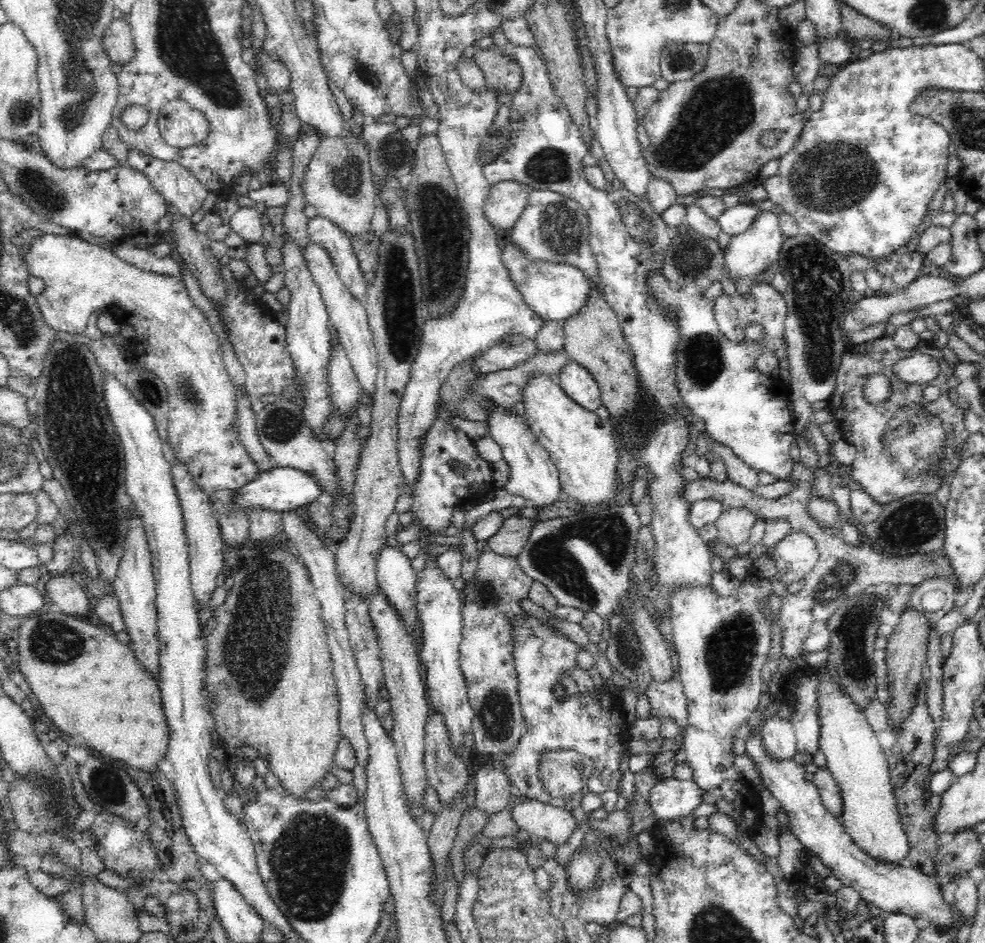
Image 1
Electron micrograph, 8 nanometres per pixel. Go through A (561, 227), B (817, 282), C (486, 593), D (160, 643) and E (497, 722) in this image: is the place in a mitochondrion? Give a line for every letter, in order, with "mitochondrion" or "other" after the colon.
A: mitochondrion
B: mitochondrion
C: mitochondrion
D: other
E: mitochondrion

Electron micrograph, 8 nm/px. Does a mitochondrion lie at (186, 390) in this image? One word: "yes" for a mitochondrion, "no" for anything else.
yes

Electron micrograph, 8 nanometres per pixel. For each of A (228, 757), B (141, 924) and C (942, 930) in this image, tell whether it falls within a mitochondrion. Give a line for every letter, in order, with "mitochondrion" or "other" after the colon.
A: other
B: other
C: other

